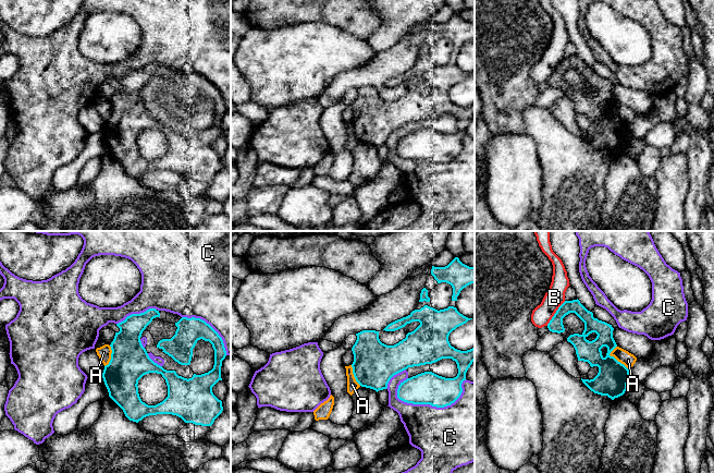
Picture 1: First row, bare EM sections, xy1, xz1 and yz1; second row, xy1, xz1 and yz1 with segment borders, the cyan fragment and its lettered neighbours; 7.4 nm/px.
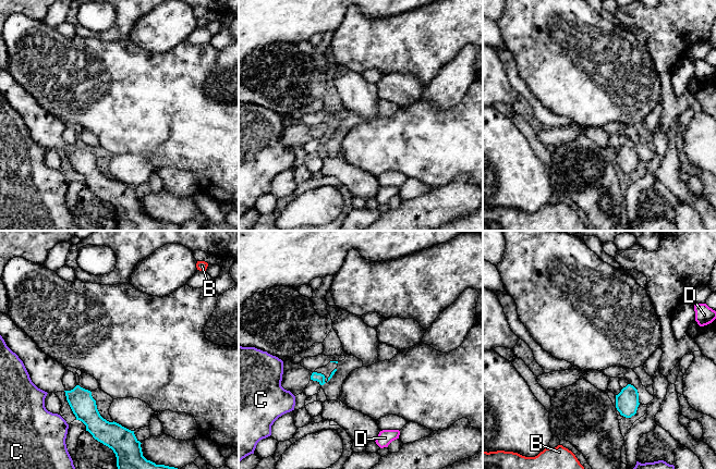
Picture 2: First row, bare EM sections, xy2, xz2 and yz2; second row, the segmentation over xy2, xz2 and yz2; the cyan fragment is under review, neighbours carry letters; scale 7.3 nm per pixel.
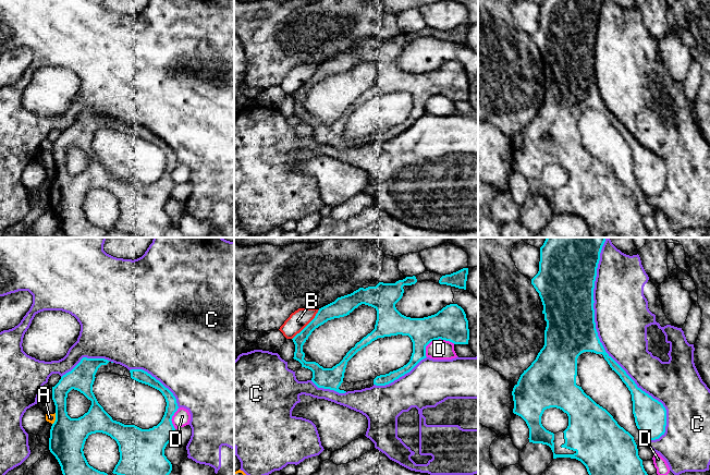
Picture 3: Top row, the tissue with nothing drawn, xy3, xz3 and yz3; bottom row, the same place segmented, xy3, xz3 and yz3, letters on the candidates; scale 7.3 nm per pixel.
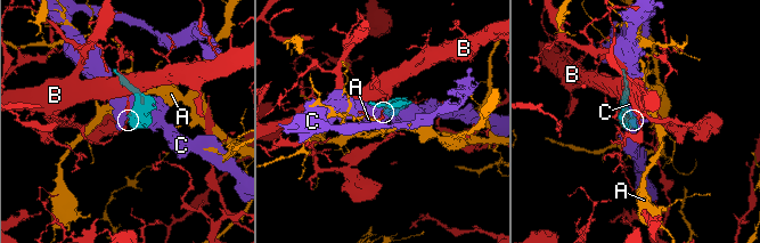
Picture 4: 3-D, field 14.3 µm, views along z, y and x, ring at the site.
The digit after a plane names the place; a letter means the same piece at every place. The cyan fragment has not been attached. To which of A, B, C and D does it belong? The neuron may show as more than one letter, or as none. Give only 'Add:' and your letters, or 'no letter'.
Add: no letter

